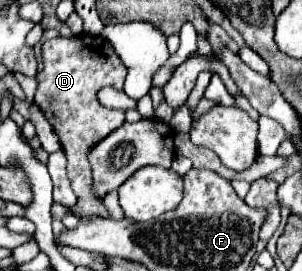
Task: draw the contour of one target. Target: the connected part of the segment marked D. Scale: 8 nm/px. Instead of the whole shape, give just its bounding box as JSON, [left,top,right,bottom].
[34,32,128,218]

